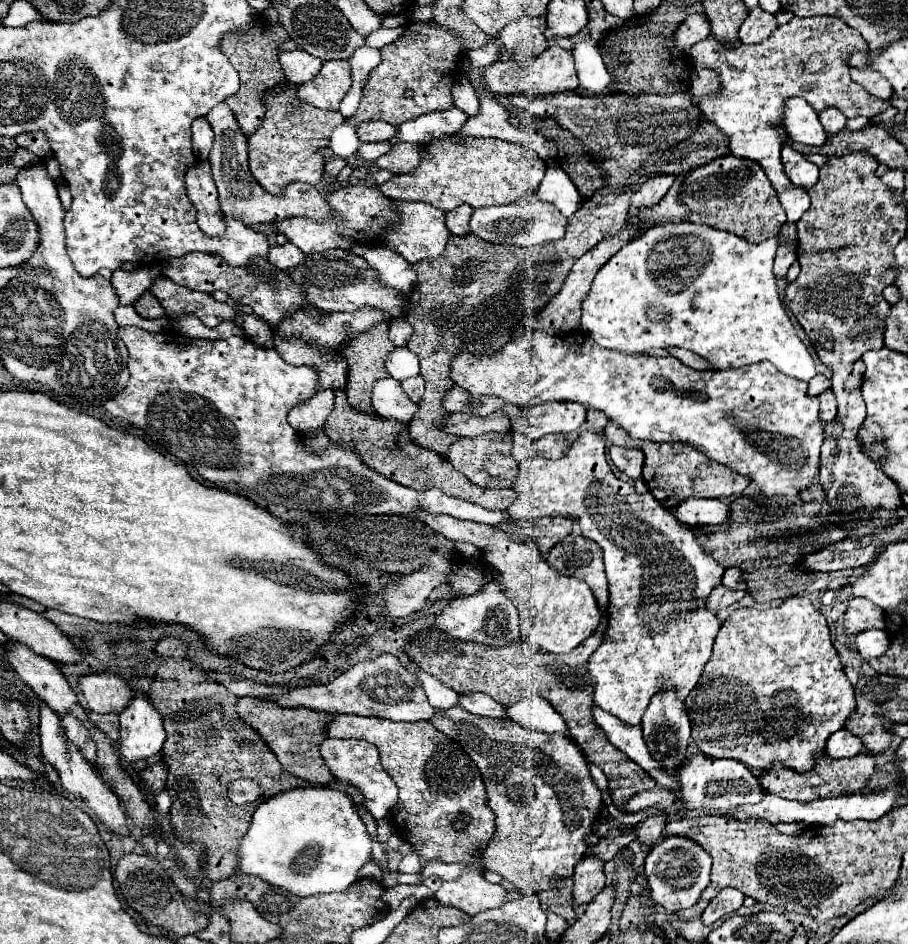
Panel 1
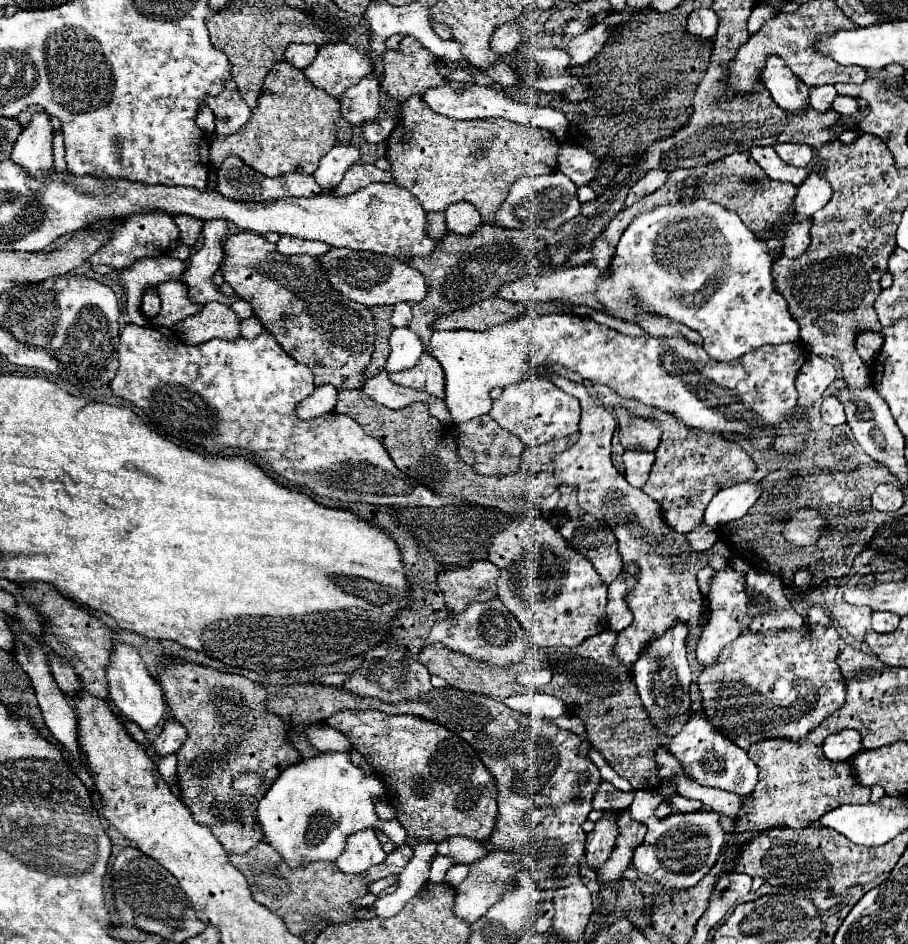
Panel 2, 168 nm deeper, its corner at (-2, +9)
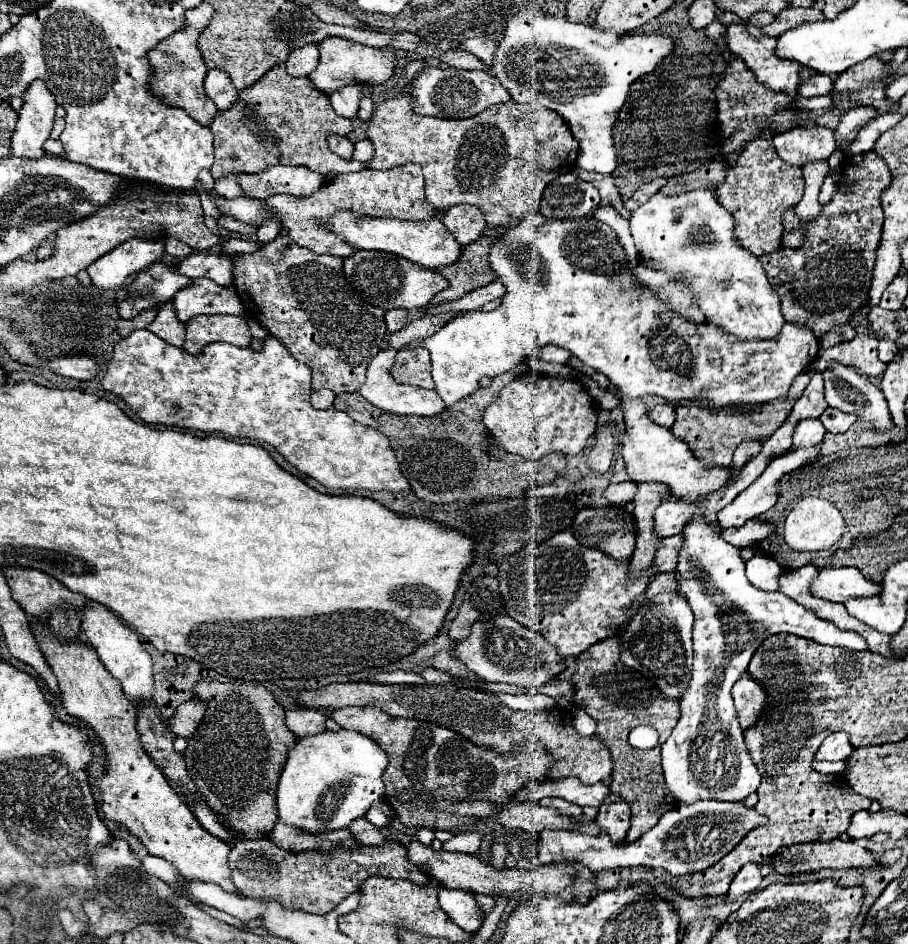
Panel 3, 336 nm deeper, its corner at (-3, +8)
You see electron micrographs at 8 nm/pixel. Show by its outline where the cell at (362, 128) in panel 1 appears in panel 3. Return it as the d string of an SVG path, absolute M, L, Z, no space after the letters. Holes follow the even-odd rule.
M346 85L336 89L334 93L328 95L332 109L340 117L354 117L358 113L358 103L360 103L360 85Z

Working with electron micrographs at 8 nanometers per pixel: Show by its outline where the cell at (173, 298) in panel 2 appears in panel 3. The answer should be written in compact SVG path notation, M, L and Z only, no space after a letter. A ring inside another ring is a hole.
M170 301L164 303L164 307L158 311L156 319L148 325L148 331L174 347L184 347L184 323L178 323Z

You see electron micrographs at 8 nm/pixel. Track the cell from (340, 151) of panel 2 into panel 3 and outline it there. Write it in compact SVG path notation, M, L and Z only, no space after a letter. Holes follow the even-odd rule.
M328 135L328 147L344 159L350 159L354 153L354 143L344 135Z

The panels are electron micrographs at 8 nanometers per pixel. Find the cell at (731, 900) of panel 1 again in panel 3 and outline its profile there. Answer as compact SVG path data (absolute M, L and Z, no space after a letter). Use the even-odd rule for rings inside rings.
M746 863L738 875L734 877L734 881L730 883L730 891L728 891L728 899L736 899L744 893L752 893L760 887L762 883L762 873L760 873L760 865L758 863Z

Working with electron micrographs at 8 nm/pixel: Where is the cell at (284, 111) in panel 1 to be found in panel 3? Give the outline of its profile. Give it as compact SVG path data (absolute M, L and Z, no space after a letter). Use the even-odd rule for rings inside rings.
M278 63L276 67L268 69L268 73L254 83L254 87L246 87L244 91L238 91L236 101L230 109L216 113L210 125L210 131L214 133L214 151L216 151L212 177L220 179L222 175L228 175L228 173L260 173L272 165L304 165L324 177L340 175L348 171L360 171L366 167L364 163L340 159L336 153L328 149L328 143L326 143L328 135L347 136L352 130L353 125L348 119L338 117L332 111L326 93L318 91L308 77L288 75L284 69L284 63Z

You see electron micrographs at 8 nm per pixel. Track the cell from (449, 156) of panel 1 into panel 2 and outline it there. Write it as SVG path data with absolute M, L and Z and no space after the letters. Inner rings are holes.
M409 98L399 110L399 122L387 140L387 158L393 168L395 184L407 188L425 210L443 212L449 204L467 200L483 216L485 222L491 220L493 210L507 198L511 184L521 176L539 176L557 170L557 138L541 128L527 128L503 118L487 120L451 120L447 116L435 114L423 102L423 98Z

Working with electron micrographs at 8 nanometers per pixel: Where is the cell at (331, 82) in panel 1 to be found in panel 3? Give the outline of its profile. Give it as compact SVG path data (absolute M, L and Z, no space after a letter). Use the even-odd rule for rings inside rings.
M328 37L318 45L318 49L320 49L320 63L308 77L312 79L316 89L324 91L326 95L344 85L362 85L362 83L382 85L392 77L396 67L396 55L390 49L374 49L342 37Z

